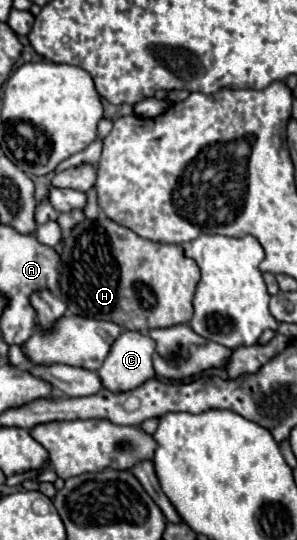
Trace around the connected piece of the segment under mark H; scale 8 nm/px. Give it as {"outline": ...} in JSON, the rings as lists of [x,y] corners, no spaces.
{"outline":[[[104,216],[76,224],[64,236],[62,246],[60,294],[70,314],[108,320],[122,330],[136,332],[188,324],[192,320],[192,298],[200,270],[194,260],[184,256],[182,246],[144,240]]]}

